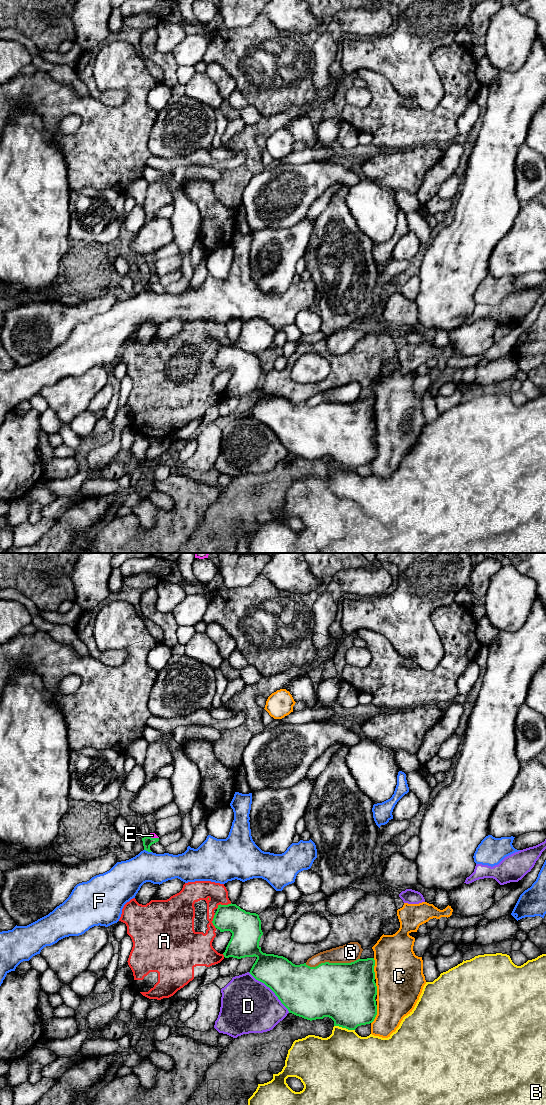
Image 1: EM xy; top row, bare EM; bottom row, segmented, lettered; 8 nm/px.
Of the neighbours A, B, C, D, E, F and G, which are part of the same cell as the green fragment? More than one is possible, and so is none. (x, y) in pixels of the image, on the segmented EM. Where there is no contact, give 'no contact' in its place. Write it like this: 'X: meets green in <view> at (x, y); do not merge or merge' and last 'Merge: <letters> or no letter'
A: meets green in xy at (223, 905); do not merge
B: meets green in xy at (344, 1027); do not merge
C: meets green in xy at (373, 968); do not merge
D: meets green in xy at (271, 989); do not merge
E: meets green in xy at (152, 838); merge
F: meets green in xy at (148, 851); do not merge
G: meets green in xy at (332, 963); do not merge
Merge: E

